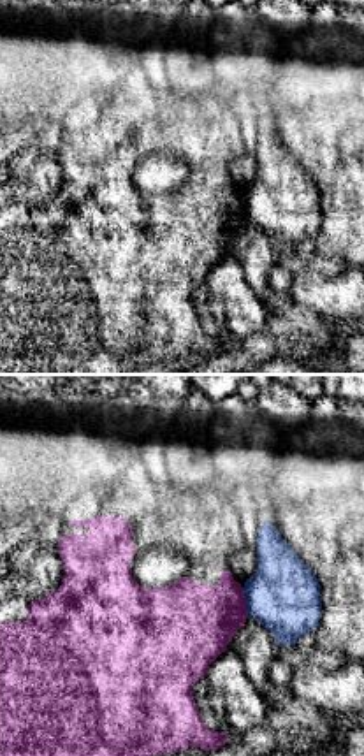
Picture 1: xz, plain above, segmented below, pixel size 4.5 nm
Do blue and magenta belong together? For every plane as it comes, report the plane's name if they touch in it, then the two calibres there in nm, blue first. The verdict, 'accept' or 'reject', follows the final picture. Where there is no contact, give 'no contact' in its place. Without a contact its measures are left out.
meets blue in xz; 340 nm thick on the blue side, 360 nm on the other

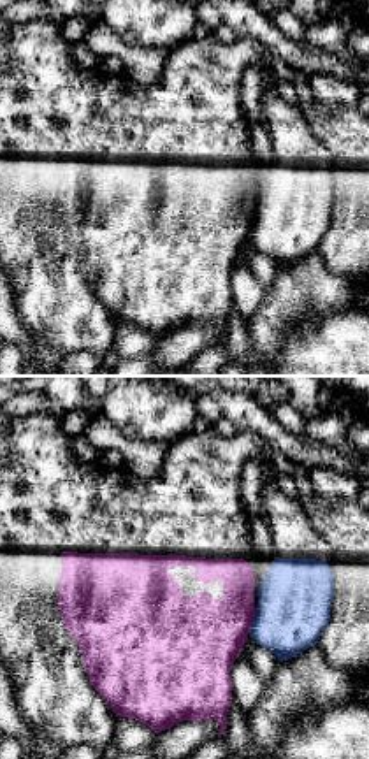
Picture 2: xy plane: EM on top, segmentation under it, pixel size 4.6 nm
meets blue in xy; 340 nm thick on the blue side, 360 nm on the other

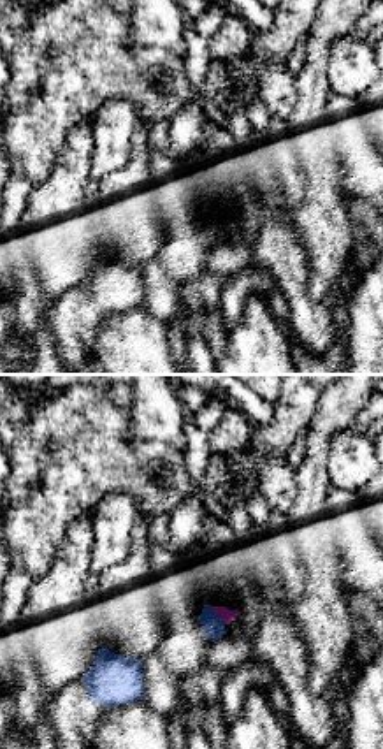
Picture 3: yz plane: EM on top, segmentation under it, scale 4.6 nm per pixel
meets blue in yz; 100 nm thick on the blue side, 60 nm on the other

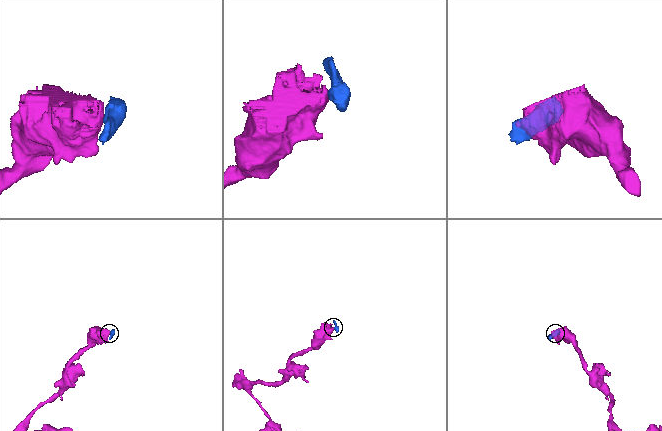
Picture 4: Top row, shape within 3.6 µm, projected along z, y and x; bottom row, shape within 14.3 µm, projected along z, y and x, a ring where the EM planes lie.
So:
reject

